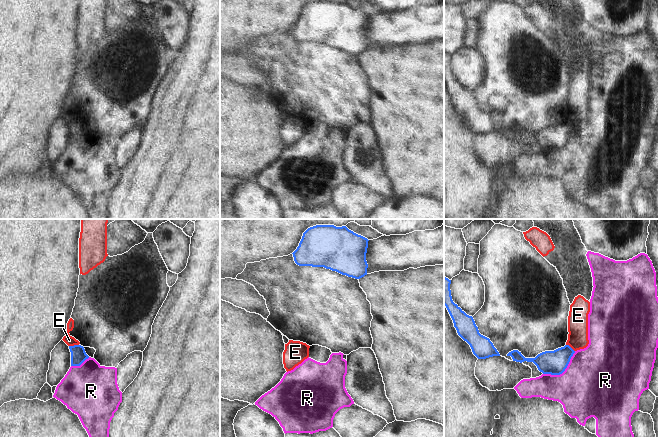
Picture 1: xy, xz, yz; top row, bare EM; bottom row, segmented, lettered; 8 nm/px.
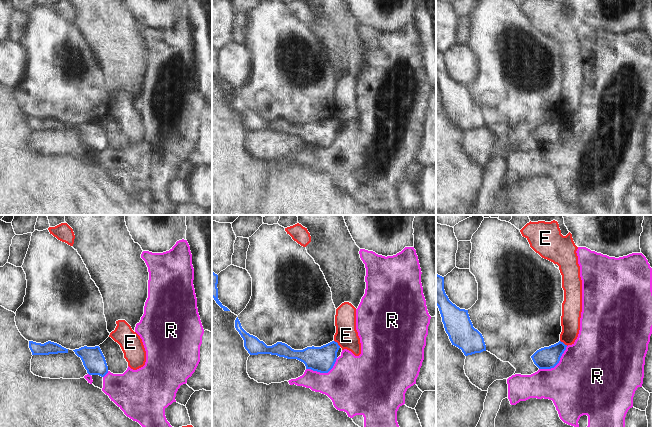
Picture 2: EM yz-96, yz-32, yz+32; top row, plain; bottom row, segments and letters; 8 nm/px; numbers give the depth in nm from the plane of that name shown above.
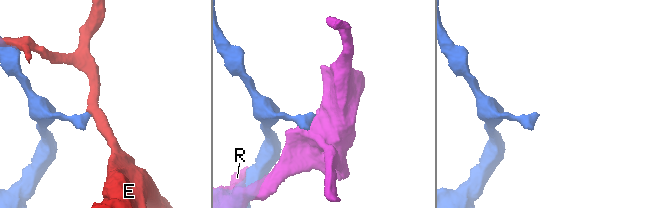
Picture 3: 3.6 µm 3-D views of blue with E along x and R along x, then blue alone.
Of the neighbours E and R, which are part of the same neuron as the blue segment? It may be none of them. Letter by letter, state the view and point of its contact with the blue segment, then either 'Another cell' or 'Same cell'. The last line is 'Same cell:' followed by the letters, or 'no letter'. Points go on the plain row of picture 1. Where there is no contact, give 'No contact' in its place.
E: Touches blue at xy (74, 121). Another cell
R: Touches blue at yz (563, 147). Another cell
Same cell: no letter.

